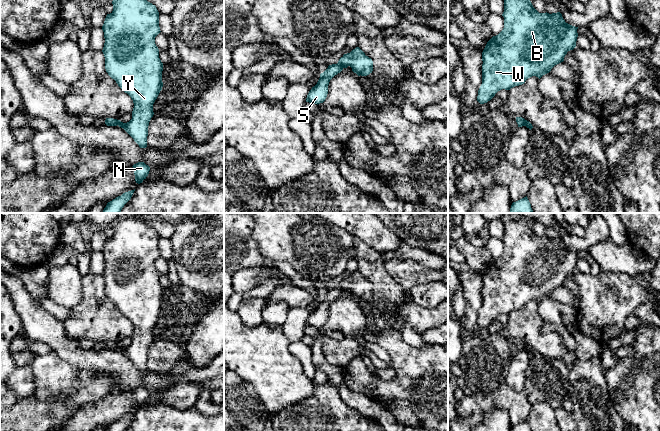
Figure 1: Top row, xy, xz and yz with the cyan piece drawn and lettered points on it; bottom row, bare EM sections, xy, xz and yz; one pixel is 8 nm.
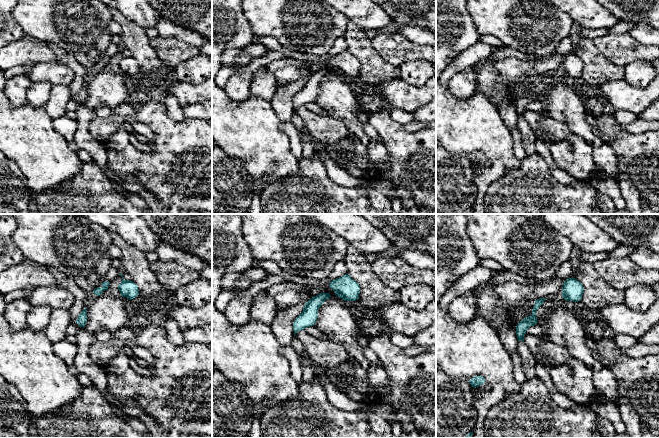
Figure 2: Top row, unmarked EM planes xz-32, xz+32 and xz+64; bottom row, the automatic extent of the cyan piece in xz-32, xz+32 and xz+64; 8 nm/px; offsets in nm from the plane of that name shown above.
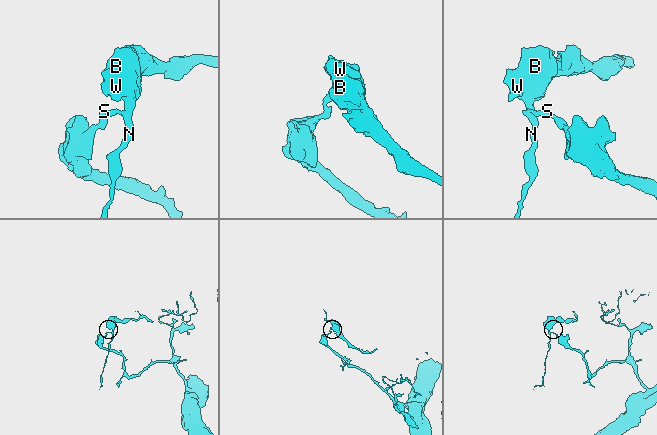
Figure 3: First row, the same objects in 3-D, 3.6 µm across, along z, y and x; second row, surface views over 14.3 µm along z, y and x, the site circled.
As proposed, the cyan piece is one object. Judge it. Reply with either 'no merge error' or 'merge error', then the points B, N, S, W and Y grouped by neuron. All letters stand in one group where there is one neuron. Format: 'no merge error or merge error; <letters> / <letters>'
merge error; B N W Y / S

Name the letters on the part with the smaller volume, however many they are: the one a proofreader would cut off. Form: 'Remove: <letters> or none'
Remove: B, N, W, Y

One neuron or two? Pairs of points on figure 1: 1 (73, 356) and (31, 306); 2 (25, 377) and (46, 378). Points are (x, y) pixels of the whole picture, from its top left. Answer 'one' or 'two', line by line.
1: one
2: two

